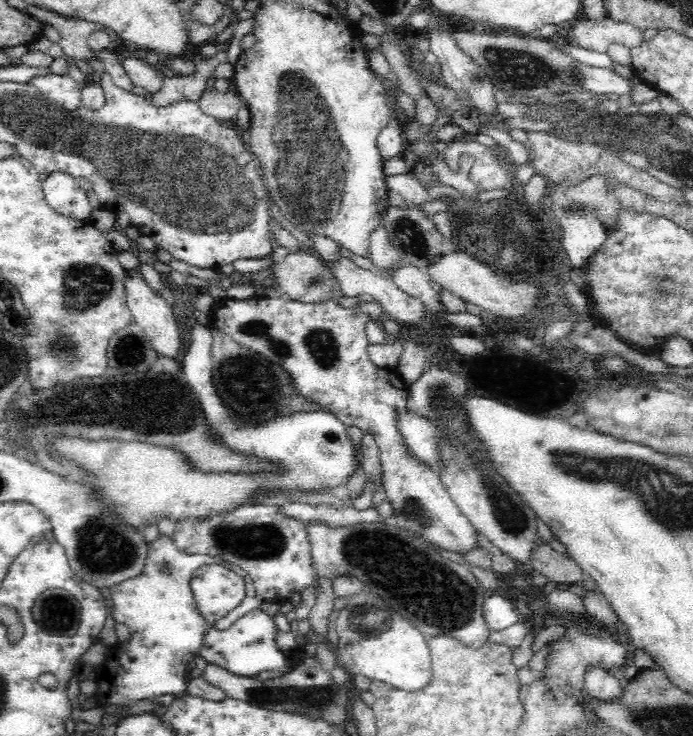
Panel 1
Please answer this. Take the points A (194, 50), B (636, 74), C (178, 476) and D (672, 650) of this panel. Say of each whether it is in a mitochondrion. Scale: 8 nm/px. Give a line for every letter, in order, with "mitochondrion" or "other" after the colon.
A: other
B: other
C: other
D: other

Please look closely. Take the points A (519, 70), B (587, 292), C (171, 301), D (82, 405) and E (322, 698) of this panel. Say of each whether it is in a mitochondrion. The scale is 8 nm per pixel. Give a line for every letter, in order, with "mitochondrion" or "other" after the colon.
A: mitochondrion
B: other
C: other
D: mitochondrion
E: mitochondrion

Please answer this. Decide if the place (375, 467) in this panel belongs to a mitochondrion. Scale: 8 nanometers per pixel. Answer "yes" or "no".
no

